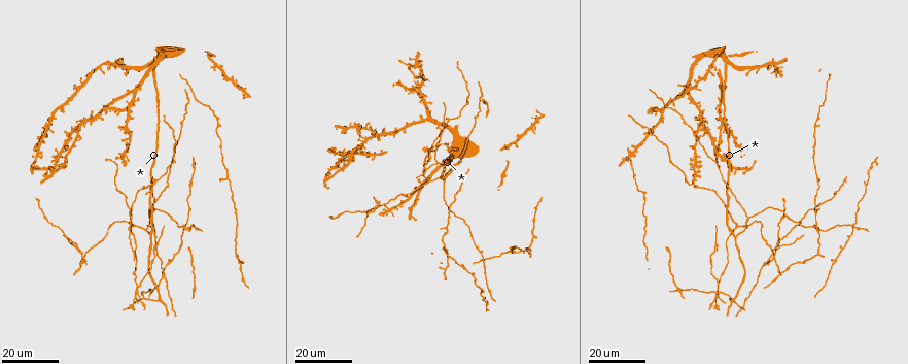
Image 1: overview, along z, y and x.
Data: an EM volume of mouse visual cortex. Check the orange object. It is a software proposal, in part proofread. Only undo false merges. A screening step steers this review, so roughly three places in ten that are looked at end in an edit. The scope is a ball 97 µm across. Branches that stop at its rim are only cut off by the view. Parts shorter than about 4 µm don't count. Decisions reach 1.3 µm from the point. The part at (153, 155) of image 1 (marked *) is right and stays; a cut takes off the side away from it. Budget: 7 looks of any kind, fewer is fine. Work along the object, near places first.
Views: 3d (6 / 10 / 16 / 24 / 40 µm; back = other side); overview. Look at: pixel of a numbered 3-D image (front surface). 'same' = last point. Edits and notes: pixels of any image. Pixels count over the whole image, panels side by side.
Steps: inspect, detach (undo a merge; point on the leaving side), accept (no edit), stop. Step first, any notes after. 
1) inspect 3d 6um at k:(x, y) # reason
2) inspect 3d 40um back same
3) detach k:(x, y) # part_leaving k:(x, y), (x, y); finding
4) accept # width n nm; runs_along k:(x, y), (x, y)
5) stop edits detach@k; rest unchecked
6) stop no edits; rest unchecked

inspect 3d 16um at 1:(81, 257) # four or more arms meet

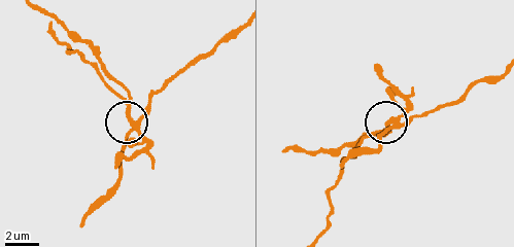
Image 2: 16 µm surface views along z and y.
inspect 3d 10um at 2:(132, 123)

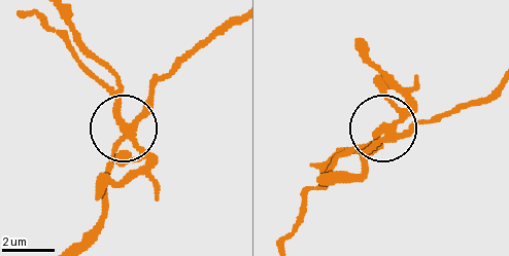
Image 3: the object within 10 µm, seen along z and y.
detach 3:(133, 159) # side_arm 9 um; arms 4; a second neuron is stuck on

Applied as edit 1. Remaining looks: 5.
inspect overview

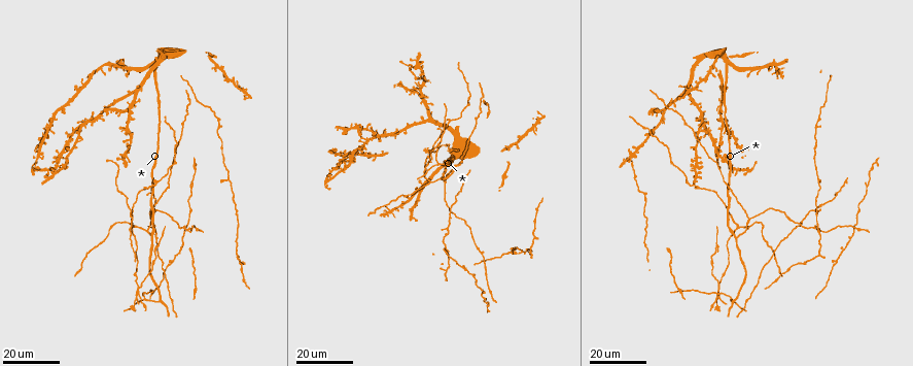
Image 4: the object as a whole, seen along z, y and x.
inspect 3d 24um at 4:(446, 182) # a fork

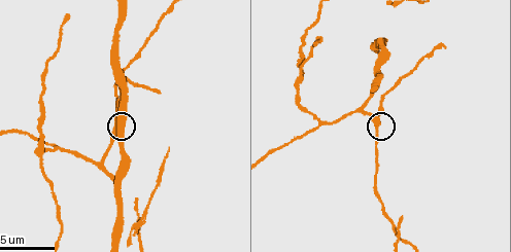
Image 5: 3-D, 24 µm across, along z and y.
inspect 3d 10um same # closer look

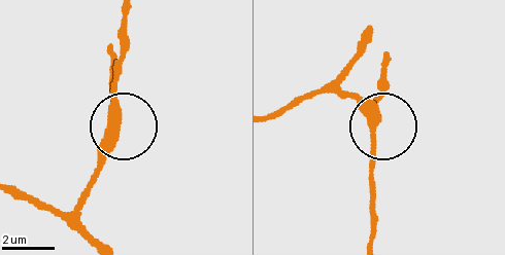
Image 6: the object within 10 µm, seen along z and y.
inspect 3d 6um at 6:(116, 107) # zoom in

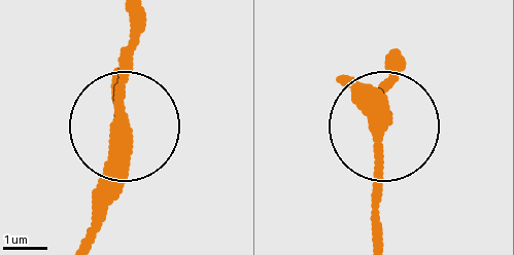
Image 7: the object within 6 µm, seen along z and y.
accept # side_arm 67 um; runs_along 7:(81, 238), (126, 128), (118, 61), (129, 21); continuous, no second neuron

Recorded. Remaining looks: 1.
stop edits detach@3; rest unchecked

